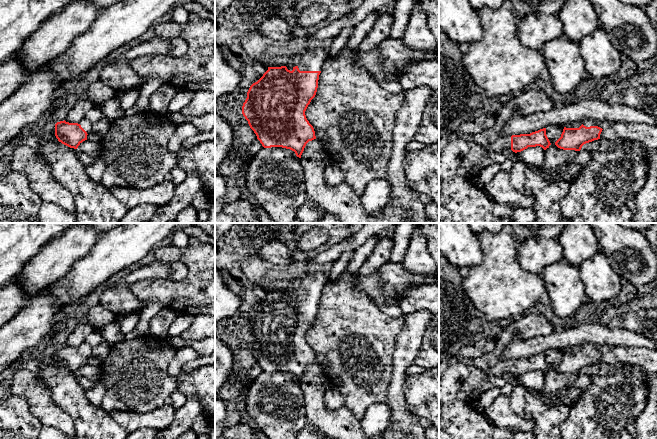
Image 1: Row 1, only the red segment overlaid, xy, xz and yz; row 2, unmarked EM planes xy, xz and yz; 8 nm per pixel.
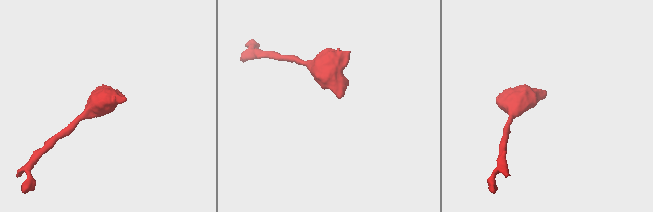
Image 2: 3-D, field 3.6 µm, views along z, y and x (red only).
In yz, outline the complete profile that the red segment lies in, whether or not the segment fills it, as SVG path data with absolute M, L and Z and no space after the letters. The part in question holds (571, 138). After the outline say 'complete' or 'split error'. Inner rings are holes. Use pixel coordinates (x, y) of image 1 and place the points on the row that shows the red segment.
M585 120L579 128L564 127L555 145L563 150L580 151L584 144L600 139L602 130L609 125L599 120Z | split error

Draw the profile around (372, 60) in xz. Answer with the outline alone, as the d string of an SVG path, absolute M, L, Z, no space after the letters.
M358 49L353 61L355 64L364 66L383 89L391 93L406 93L399 82L386 78L380 50L364 52Z

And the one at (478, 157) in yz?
M472 135L467 136L466 142L469 145L469 152L461 162L458 169L458 176L469 181L475 178L483 168L489 165L501 165L506 160L519 161L515 152L512 150L488 151L485 147L478 145Z

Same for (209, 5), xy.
M193 0L199 3L208 12L215 15L215 0Z

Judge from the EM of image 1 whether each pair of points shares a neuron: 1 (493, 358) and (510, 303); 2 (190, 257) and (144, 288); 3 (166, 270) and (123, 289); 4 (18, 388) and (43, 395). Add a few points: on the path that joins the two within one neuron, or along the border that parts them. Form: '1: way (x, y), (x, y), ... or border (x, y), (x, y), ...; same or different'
1: border (522, 314), (514, 319); different
2: way (192, 274), (180, 288), (161, 288); same
3: way (155, 270), (140, 273), (132, 278); same
4: way (24, 388), (29, 388), (37, 395); same

